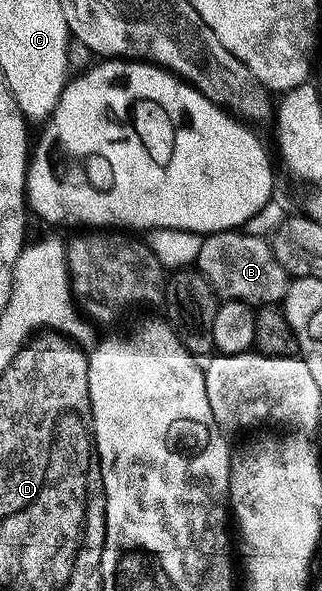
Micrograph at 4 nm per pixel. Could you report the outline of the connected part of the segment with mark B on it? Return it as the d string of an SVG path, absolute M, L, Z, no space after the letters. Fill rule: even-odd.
M240 230L203 238L195 267L221 301L246 303L248 307L260 309L284 304L289 292L290 275L276 260L272 246L264 239L251 237Z

